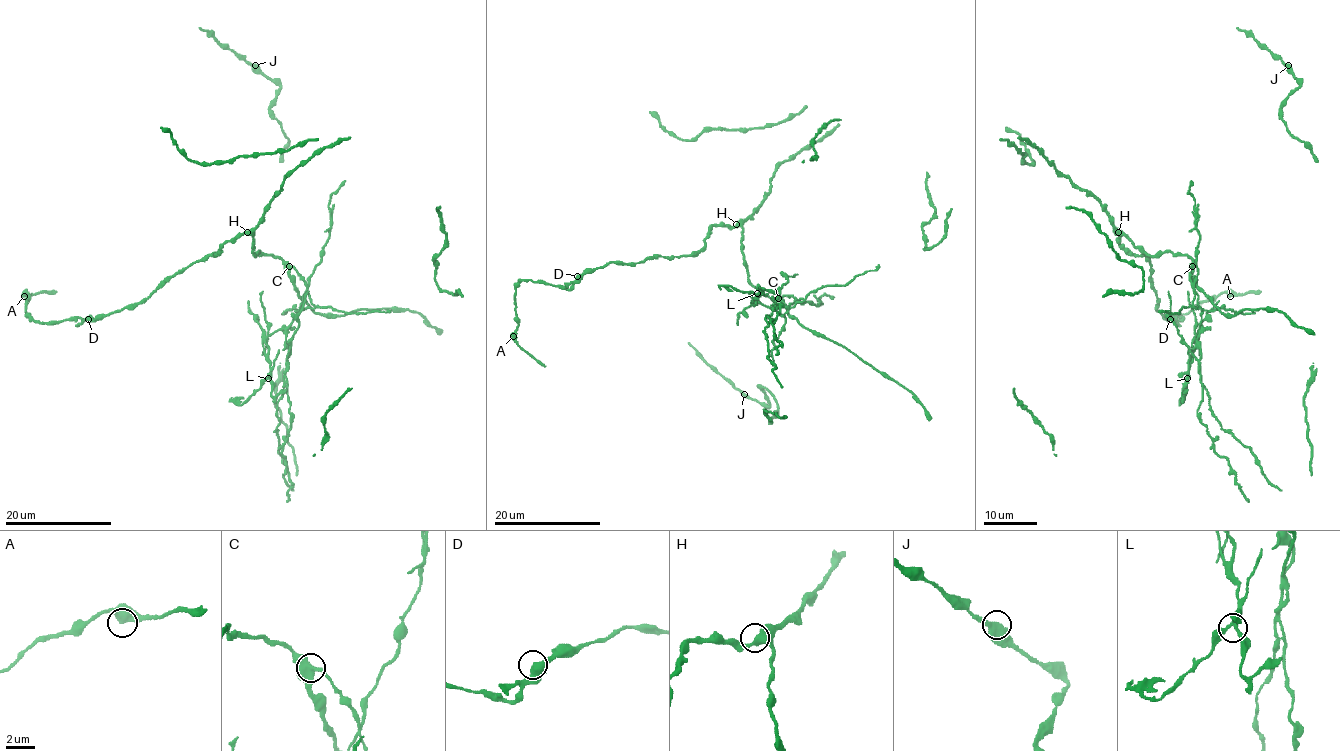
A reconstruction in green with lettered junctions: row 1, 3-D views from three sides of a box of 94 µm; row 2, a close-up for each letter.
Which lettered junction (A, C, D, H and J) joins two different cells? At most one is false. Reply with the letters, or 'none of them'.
C

